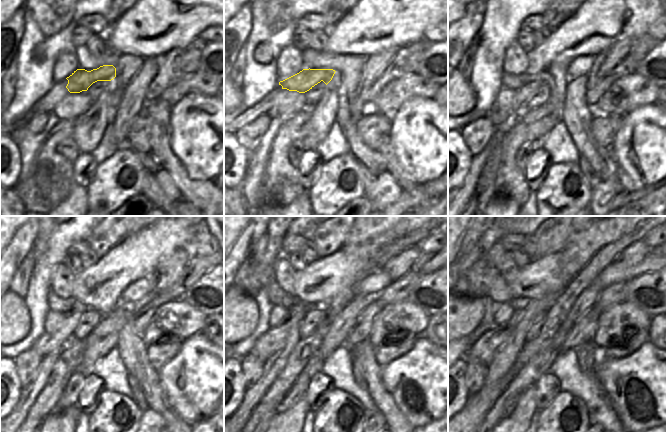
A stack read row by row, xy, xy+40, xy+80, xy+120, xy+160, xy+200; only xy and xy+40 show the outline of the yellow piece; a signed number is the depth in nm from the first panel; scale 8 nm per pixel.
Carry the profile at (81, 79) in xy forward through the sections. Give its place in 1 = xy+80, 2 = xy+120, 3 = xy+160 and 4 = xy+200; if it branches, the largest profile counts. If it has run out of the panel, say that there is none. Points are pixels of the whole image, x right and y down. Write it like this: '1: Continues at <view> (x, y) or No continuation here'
1: Continues at xy+80 (524, 85)
2: Continues at xy+120 (72, 310)
3: Continues at xy+160 (266, 344)
4: Continues at xy+200 (483, 349).

